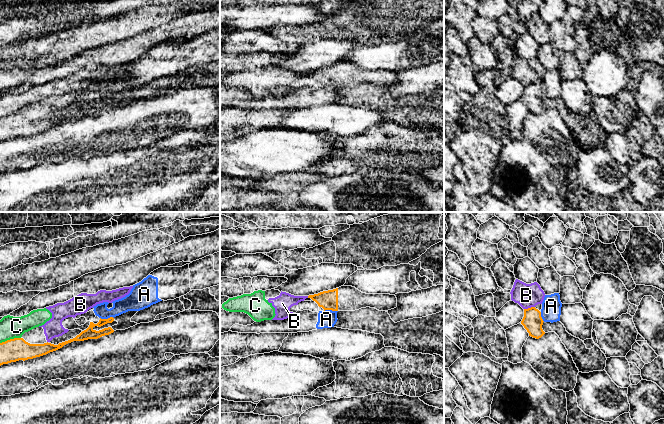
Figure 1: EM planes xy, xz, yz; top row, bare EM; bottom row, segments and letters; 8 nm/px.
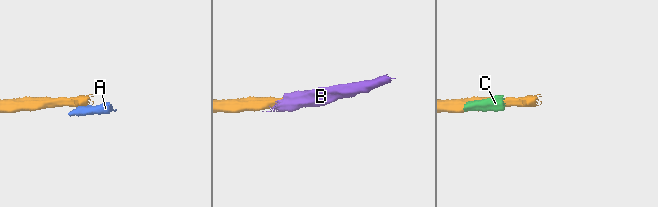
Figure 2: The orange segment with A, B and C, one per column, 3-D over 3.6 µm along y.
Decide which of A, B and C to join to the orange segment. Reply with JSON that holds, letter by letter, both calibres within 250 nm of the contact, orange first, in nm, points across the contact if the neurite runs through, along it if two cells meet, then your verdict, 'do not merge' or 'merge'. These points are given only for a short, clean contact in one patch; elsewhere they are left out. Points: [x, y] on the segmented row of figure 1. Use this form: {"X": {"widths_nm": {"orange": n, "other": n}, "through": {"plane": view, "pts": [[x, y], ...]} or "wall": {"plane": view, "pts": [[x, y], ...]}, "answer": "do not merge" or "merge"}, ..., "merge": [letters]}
{"A": {"widths_nm": {"orange": 90, "other": 160}, "wall": {"plane": "xy", "pts": [[100, 317], [113, 318]]}, "answer": "do not merge"}, "B": {"widths_nm": {"orange": 160, "other": 190}, "answer": "do not merge"}, "C": {"widths_nm": {"orange": 180, "other": 180}, "wall": {"plane": "xy", "pts": [[20, 337], [7, 339], [0, 343]]}, "answer": "do not merge"}, "merge": []}

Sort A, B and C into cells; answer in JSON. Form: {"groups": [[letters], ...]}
{"groups": [["A"], ["B", "C"]]}

